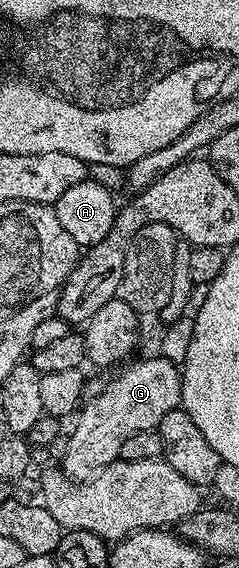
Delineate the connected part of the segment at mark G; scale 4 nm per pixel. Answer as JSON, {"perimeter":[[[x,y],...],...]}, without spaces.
{"perimeter":[[[159,356],[136,361],[125,365],[121,374],[99,394],[89,397],[75,415],[76,427],[67,435],[68,447],[62,459],[62,469],[69,478],[83,480],[105,470],[120,458],[122,444],[134,432],[157,429],[162,416],[180,406],[181,367]]]}

